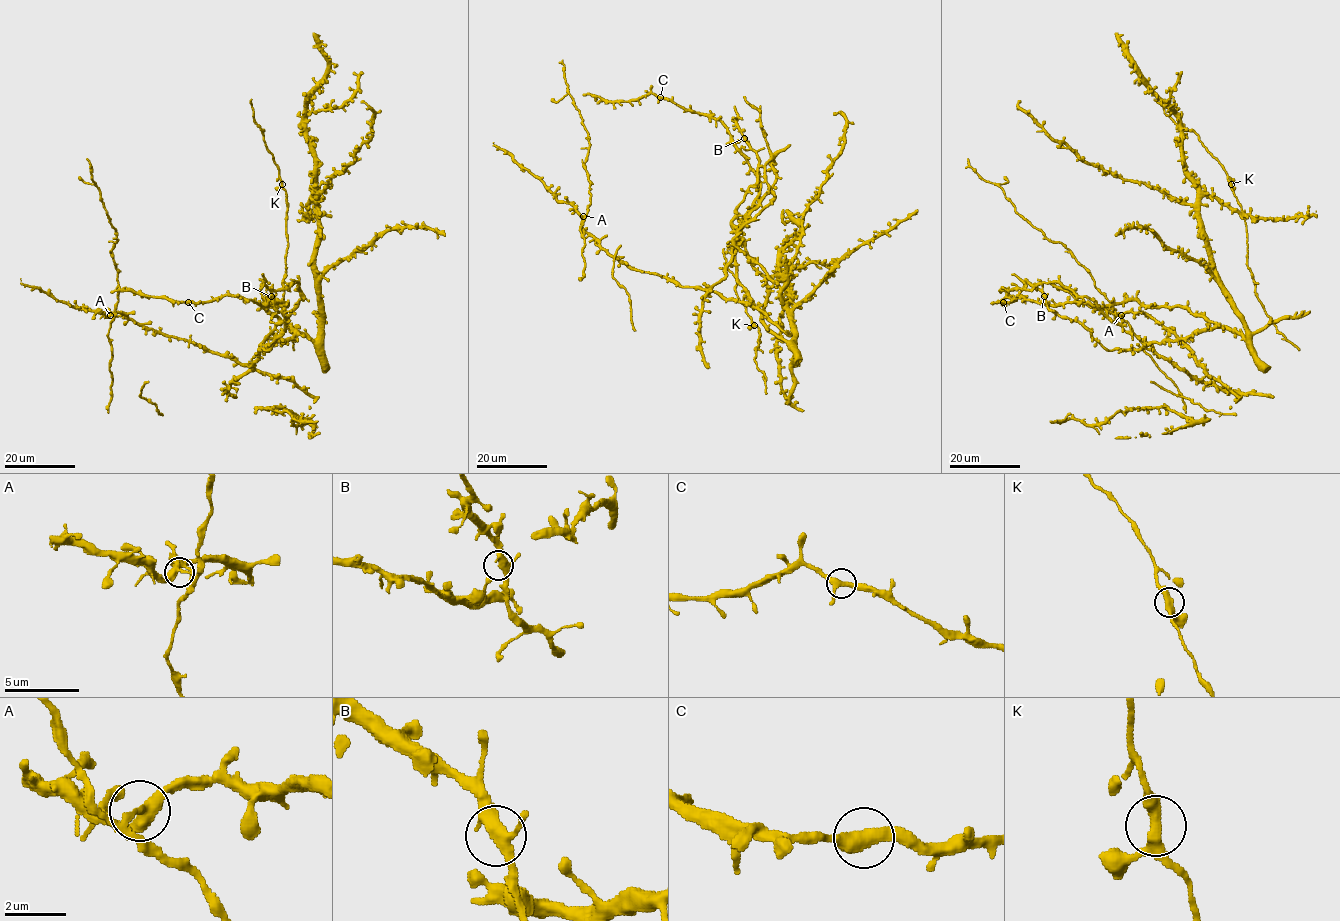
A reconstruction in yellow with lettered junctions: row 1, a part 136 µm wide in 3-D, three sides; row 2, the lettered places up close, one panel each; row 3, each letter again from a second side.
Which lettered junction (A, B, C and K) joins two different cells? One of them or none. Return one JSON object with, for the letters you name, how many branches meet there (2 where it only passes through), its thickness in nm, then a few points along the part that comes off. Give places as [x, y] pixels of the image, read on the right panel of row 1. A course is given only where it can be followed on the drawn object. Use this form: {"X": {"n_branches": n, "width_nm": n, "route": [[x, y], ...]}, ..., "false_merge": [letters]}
{"false_merge": []}

